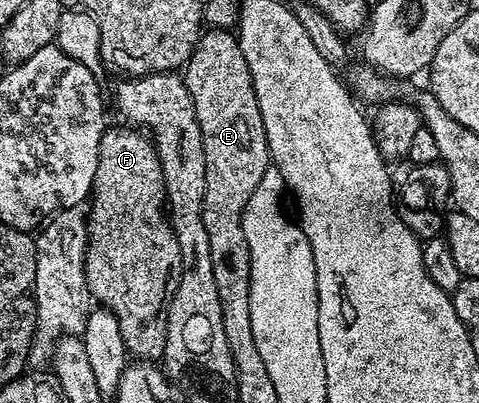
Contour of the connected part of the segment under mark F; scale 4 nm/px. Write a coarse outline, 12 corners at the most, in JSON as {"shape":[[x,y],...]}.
{"shape":[[143,129],[98,148],[84,267],[136,360],[163,359],[182,252]]}

